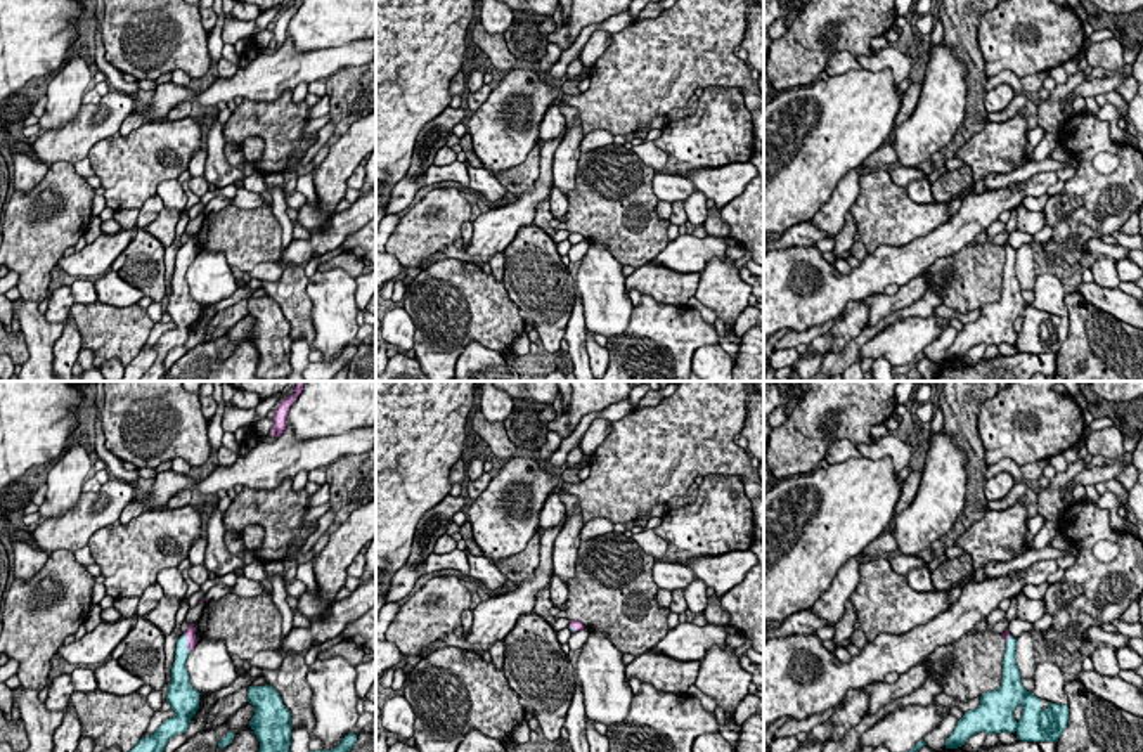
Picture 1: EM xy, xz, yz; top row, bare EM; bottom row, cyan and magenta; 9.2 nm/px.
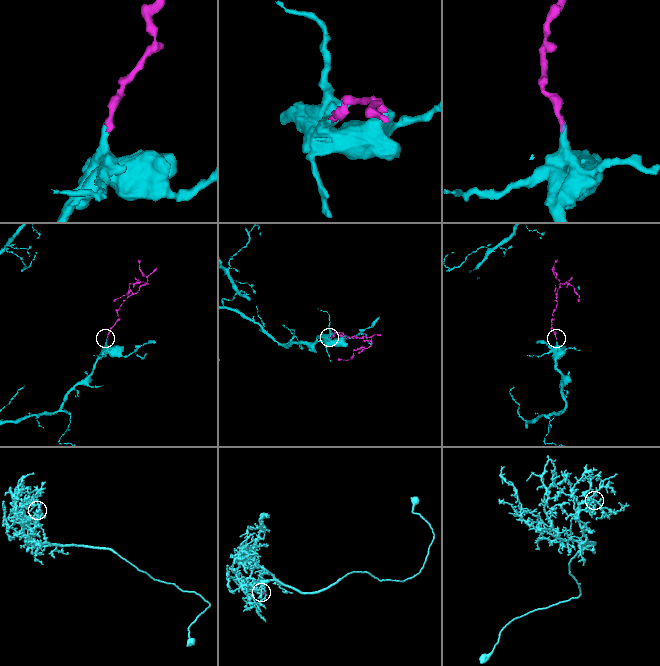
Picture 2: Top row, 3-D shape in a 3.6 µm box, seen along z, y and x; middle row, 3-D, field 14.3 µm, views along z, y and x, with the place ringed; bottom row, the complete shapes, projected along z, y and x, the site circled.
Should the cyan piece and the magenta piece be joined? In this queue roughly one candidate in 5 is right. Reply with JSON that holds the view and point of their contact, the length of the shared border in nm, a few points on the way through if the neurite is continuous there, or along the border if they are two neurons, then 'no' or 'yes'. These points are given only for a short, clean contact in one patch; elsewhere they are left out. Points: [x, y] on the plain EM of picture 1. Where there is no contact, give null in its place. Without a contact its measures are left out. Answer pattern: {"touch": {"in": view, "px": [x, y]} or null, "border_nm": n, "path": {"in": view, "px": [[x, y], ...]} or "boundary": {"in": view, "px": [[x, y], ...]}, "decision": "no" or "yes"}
{"touch": {"in": "xy", "px": [186, 255]}, "border_nm": 200, "path": {"in": "xy", "px": [[179, 281], [180, 264], [186, 255], [191, 246]]}, "decision": "yes"}

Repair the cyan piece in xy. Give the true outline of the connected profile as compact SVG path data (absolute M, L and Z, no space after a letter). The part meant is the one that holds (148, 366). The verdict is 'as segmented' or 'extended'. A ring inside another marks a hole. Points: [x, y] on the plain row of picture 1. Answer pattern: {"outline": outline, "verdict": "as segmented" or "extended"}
{"outline": "M194 236L178 250L175 274L171 279L171 295L168 296L166 314L175 327L166 331L151 348L140 350L139 355L125 367L121 381L158 381L166 376L163 366L168 352L185 345L196 322L199 321L199 303L190 296L185 274L197 256Z", "verdict": "extended"}

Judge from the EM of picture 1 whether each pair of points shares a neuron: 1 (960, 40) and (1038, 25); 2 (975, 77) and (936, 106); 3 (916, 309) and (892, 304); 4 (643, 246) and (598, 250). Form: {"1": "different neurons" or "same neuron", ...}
{"1": "different neurons", "2": "different neurons", "3": "different neurons", "4": "different neurons"}

